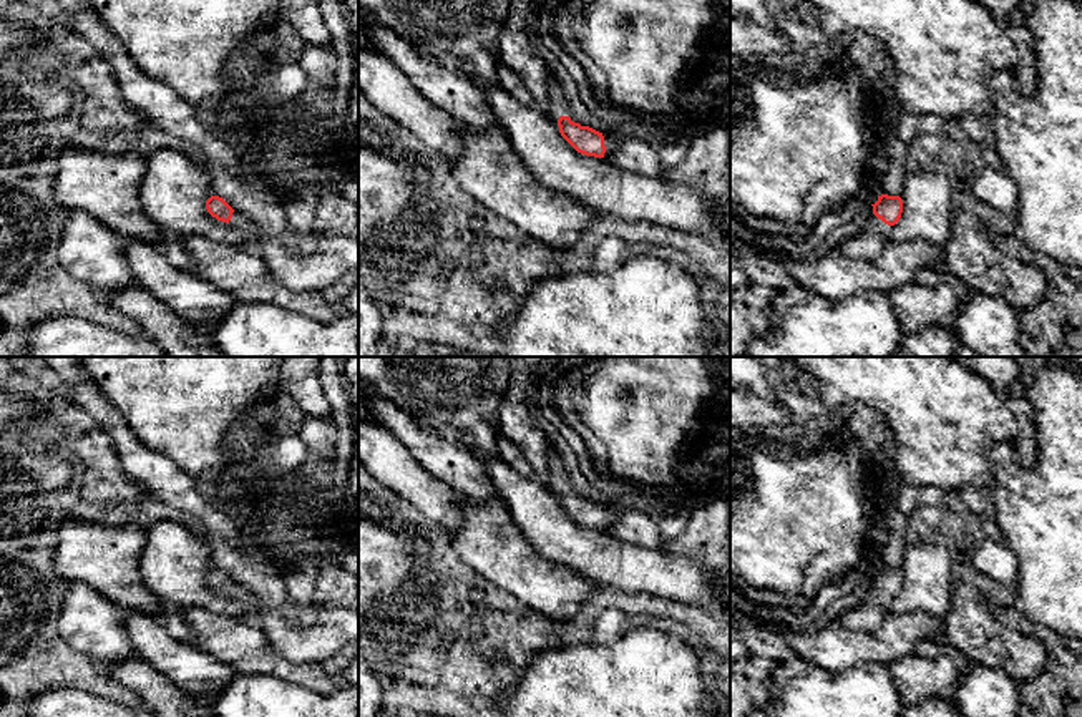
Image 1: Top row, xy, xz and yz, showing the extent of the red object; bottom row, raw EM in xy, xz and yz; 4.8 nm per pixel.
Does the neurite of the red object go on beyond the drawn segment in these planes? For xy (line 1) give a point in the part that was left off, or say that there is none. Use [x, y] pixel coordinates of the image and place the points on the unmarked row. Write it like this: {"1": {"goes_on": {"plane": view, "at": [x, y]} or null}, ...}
{"1": {"goes_on": {"plane": "xy", "at": [253, 608]}}}

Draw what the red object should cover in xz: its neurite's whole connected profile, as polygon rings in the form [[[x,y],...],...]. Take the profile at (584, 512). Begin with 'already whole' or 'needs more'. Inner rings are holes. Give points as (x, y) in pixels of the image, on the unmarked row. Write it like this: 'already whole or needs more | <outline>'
needs more | [[[563,486],[558,491],[561,508],[581,526],[609,529],[621,516],[624,508],[606,500],[589,500]]]

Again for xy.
needs more | [[[211,568],[206,573],[206,581],[207,584],[216,589],[217,593],[227,594],[236,601],[241,601],[244,606],[244,616],[251,624],[257,624],[259,619],[262,617],[264,606],[262,602],[251,594],[244,586],[236,584],[222,569],[219,568]]]

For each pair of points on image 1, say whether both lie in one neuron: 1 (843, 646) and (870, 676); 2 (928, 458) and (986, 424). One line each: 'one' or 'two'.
1: two
2: one

